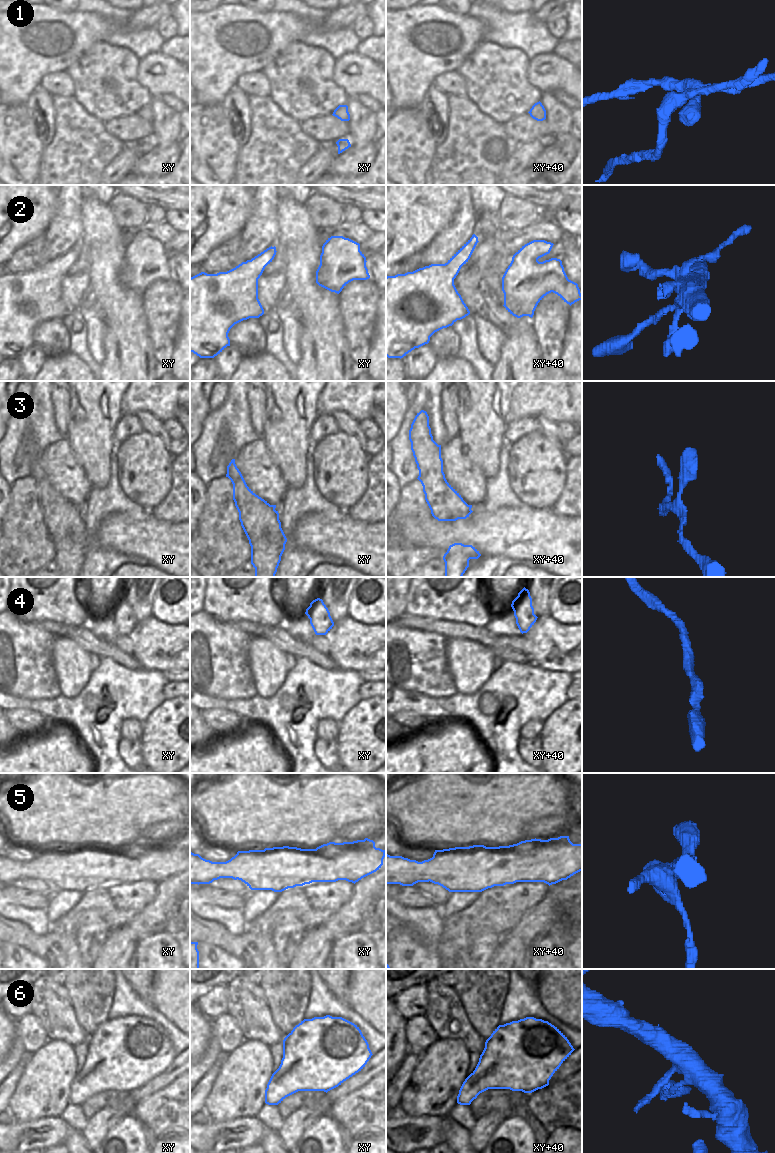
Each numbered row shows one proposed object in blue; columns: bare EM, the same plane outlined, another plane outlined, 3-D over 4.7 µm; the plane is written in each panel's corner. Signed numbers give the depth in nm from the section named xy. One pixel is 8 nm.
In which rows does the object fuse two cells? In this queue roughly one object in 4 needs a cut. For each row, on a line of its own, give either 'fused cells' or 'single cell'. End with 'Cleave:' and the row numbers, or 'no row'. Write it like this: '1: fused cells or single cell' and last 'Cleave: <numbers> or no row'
1: single cell
2: fused cells
3: single cell
4: single cell
5: fused cells
6: single cell
Cleave: 2, 5

